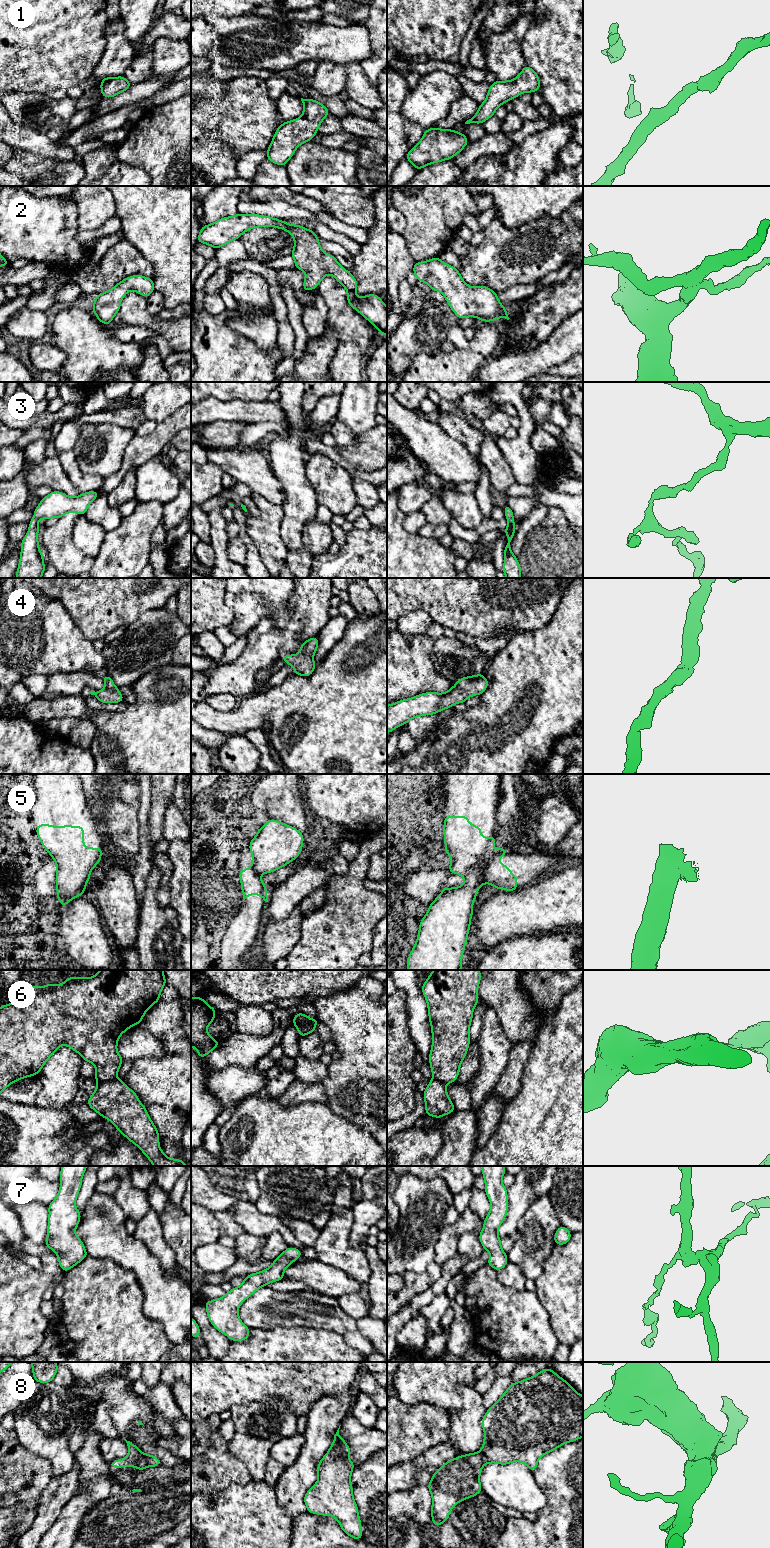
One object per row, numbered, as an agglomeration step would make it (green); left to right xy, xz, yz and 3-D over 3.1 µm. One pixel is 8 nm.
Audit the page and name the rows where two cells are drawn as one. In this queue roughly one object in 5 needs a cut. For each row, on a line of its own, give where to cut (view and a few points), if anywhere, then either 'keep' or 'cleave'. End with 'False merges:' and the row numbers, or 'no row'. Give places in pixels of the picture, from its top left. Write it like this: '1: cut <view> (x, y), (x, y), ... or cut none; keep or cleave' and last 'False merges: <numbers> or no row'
1: cut none; keep
2: cut none; keep
3: cut none; keep
4: cut none; keep
5: cut yz (491, 851), (483, 861), (478, 886); cleave
6: cut xz (293, 1021), (308, 1023), (314, 1028); cleave
7: cut none; keep
8: cut none; keep
False merges: 5, 6

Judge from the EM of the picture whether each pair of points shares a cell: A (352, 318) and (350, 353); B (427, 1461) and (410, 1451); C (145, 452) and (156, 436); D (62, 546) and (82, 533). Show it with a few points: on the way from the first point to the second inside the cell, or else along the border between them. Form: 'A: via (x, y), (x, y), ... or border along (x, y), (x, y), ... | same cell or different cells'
A: via (352, 327), (351, 344) | same cell
B: border along (440, 1444), (428, 1447), (417, 1457), (397, 1464) | different cells
C: via (148, 448), (156, 440) | same cell
D: border along (79, 517), (73, 529), (73, 543), (89, 556) | different cells

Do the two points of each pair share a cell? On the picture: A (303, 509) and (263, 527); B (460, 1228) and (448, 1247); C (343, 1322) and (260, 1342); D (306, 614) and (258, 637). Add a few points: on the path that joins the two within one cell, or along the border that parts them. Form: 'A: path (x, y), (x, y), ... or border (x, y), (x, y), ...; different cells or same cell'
A: border (281, 506), (283, 518), (280, 536), (283, 541); different cells
B: path (455, 1231), (448, 1238), (448, 1242); same cell
C: border (292, 1326), (323, 1328), (338, 1334); different cells
D: path (294, 626), (283, 637), (270, 637); same cell

